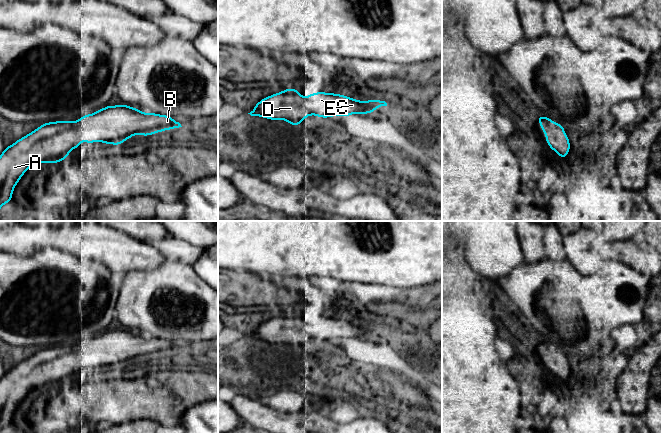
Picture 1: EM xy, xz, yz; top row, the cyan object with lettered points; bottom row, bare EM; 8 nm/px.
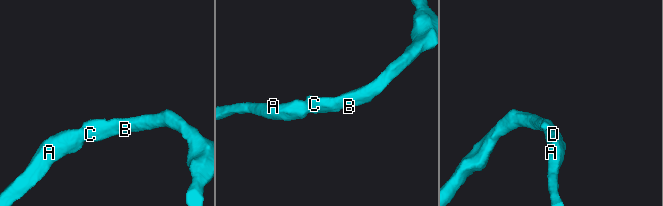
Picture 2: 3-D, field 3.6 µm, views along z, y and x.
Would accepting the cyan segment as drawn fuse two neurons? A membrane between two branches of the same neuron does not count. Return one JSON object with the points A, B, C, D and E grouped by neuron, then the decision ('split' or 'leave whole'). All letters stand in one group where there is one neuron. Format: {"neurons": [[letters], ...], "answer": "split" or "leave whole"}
{"neurons": [["A", "B", "C", "D", "E"]], "answer": "leave whole"}

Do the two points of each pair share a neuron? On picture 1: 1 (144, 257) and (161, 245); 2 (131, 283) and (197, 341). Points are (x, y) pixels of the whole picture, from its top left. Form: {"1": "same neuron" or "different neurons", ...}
{"1": "different neurons", "2": "same neuron"}

